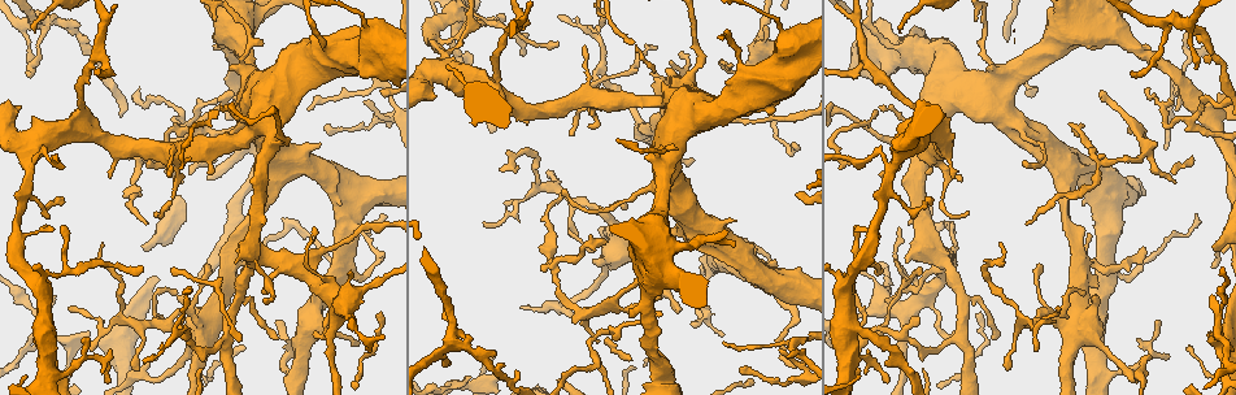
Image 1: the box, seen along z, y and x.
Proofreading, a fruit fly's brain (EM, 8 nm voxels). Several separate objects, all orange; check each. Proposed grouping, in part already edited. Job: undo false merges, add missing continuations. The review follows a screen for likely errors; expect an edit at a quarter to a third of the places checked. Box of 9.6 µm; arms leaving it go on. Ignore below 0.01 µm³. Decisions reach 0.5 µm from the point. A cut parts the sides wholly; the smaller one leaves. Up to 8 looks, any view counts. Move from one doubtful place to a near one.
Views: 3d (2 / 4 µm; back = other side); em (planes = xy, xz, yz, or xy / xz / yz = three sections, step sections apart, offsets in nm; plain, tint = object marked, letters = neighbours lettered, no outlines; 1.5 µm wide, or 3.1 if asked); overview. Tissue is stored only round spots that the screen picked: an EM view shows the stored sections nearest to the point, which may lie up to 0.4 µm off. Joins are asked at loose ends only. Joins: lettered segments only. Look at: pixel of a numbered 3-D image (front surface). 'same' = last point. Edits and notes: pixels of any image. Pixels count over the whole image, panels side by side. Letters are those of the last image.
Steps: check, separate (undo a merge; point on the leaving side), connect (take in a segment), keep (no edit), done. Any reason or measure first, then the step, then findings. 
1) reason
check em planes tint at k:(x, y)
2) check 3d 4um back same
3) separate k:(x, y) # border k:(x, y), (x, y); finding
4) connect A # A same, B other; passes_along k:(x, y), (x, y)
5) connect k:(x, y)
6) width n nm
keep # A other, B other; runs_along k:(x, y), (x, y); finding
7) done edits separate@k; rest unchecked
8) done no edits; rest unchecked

free end
check 3d 2um at 1:(723, 340)

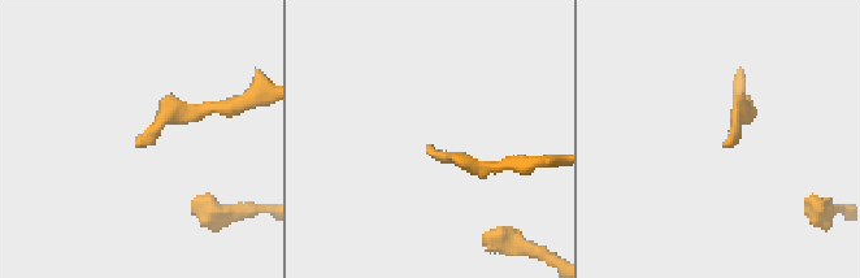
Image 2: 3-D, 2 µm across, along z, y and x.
shape alone is not enough
check em planes letters at 2:(138, 143)

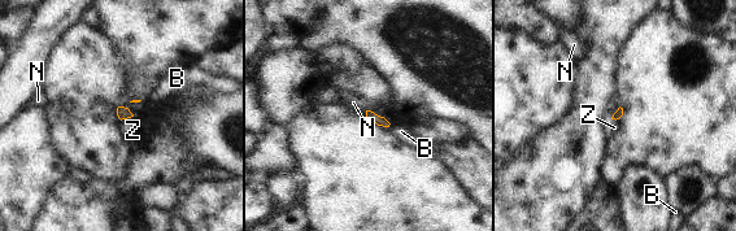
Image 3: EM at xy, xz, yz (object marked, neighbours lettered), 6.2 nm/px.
keep # B other, N other, Z other; none of them fits

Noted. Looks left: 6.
free end
check em planes letters at 1:(691, 321)

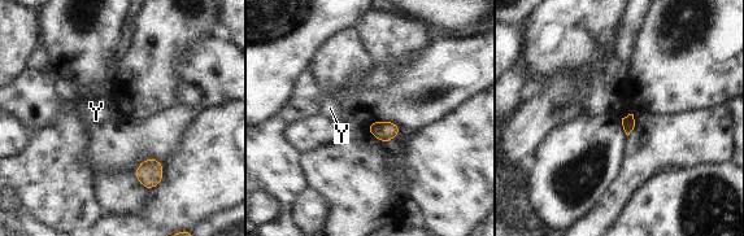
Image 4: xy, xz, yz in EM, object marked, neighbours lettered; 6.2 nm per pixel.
width 80 nm
keep # Y other; border 4:(369, 123), (366, 129); no lettered segment goes on from it

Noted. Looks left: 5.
sharp bend
check em planes letters at 1:(554, 267)

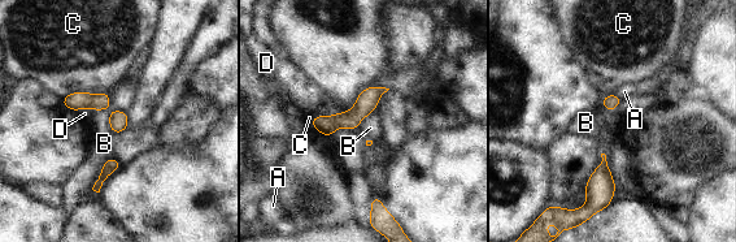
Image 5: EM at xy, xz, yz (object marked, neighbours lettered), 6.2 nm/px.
keep # A other, B other, C other, D other; border 5:(125, 109), (109, 115), (114, 134); one neuron here

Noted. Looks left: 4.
done no edits; rest unchecked

